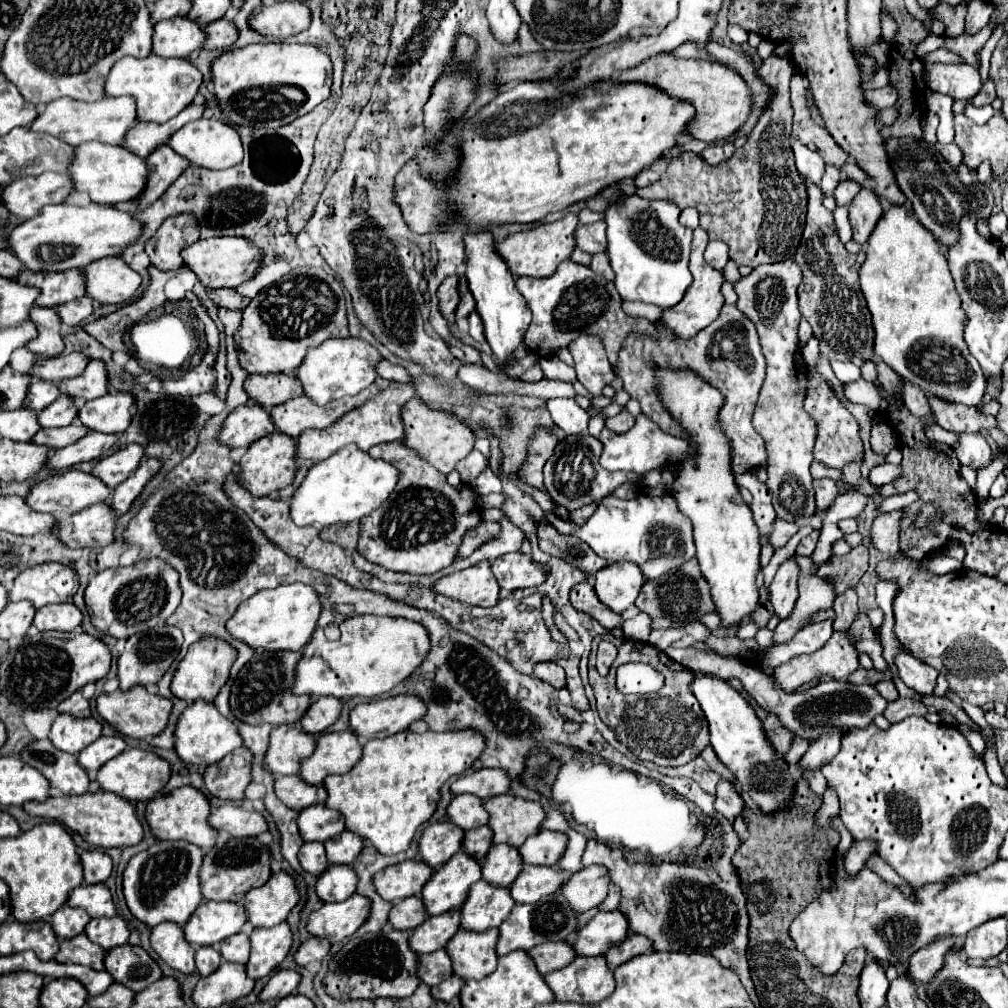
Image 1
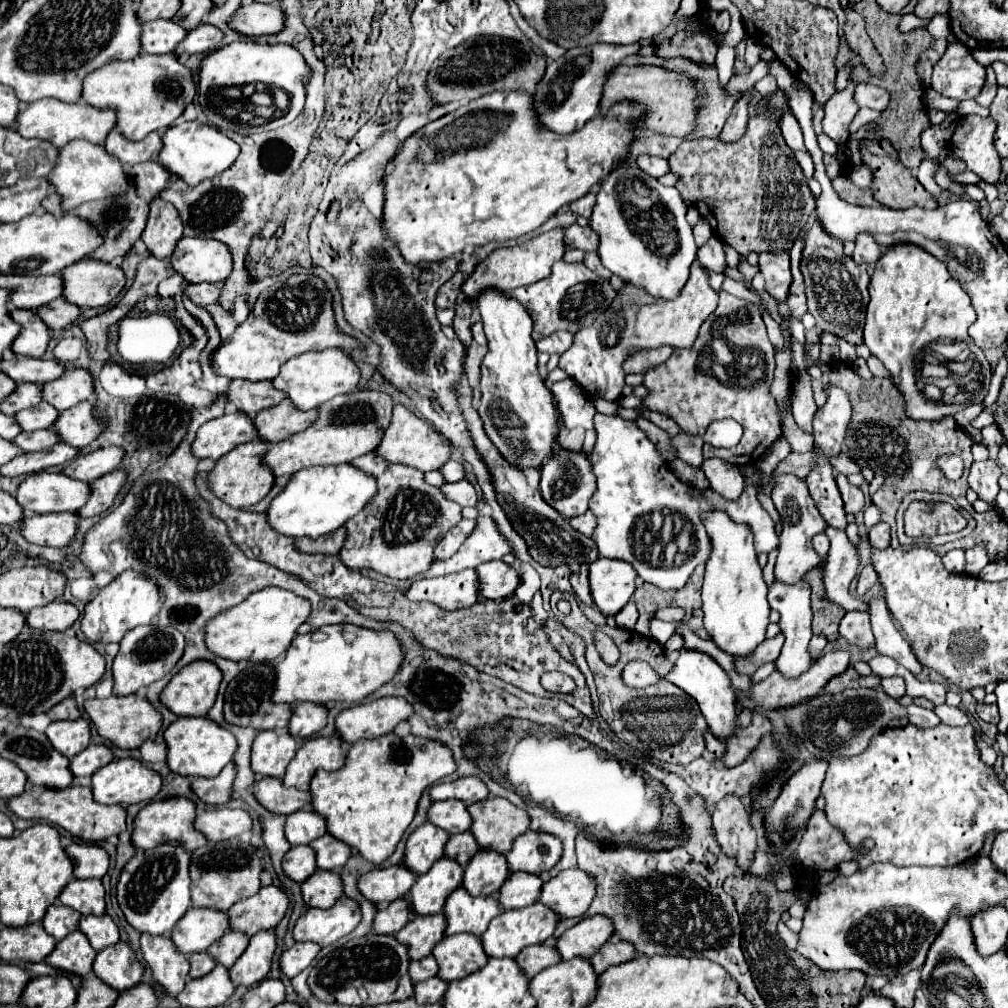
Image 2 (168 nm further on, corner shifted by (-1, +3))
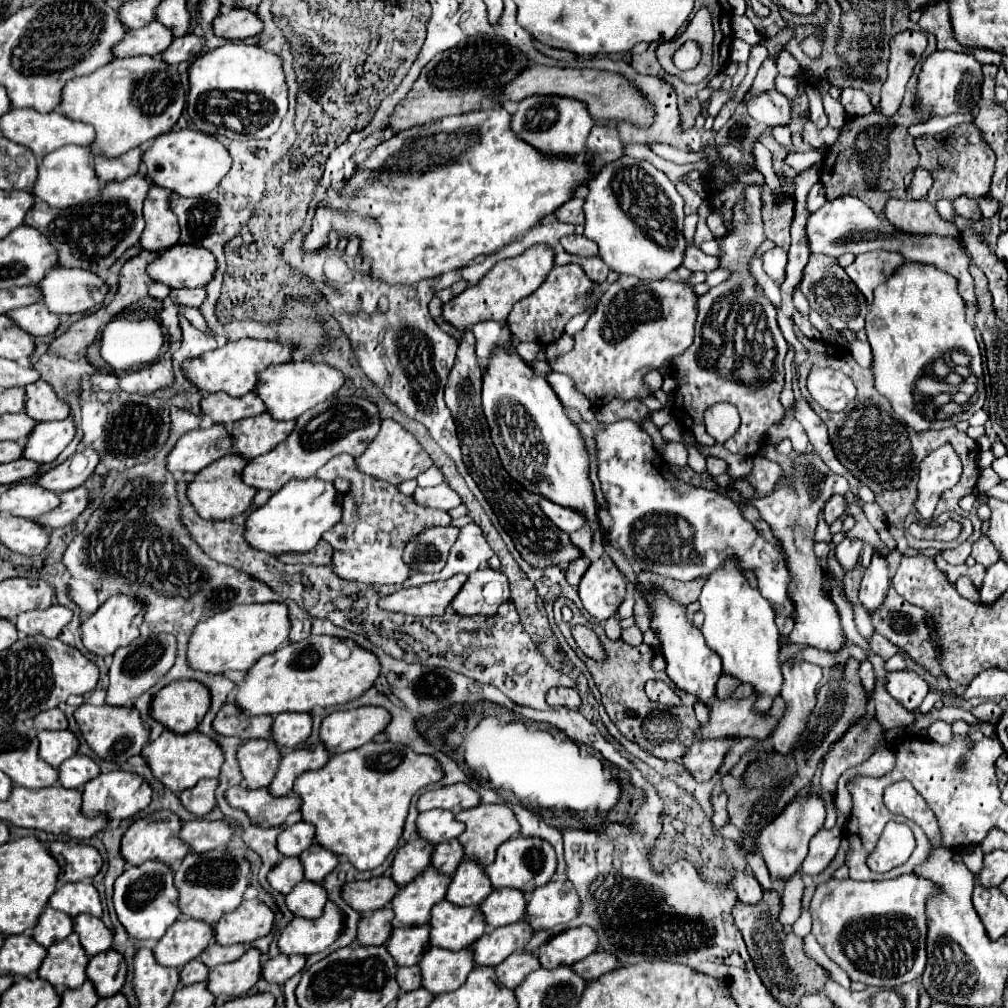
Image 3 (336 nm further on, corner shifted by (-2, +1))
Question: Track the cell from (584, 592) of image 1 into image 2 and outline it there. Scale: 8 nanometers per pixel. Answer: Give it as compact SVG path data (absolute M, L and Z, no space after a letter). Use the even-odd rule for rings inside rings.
M579 565L577 571L571 573L571 585L575 589L575 595L585 605L593 605L593 599L589 595L589 579L587 579L587 565Z

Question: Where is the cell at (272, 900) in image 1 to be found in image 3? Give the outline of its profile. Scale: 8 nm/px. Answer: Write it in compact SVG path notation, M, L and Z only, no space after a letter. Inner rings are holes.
M244 901L234 913L226 913L222 921L218 921L218 929L214 925L214 939L220 945L234 943L252 943L272 931L274 913L272 909L258 901Z

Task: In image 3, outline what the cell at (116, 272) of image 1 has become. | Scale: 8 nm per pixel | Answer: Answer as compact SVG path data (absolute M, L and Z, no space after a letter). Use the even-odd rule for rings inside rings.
M52 269L38 285L44 303L56 315L86 313L102 305L108 295L108 285L92 271L86 269Z

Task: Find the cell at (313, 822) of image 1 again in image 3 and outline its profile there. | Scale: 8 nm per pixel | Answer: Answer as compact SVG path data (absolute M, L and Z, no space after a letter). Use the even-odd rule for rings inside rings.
M298 821L292 827L286 827L278 835L278 851L282 855L300 855L314 843L314 825L306 821Z

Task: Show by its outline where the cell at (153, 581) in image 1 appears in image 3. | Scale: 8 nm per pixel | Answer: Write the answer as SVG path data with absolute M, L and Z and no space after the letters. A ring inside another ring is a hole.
M116 593L112 595L104 605L98 607L98 611L86 619L80 627L82 633L82 643L88 651L96 653L96 655L112 655L118 647L132 643L138 635L140 635L140 625L144 621L144 617L138 617L144 611L144 605L140 601L136 601L134 597L128 597L124 593Z

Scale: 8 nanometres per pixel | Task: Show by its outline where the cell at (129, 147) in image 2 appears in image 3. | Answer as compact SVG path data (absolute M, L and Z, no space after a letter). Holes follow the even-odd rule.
M138 147L138 149L130 149L130 153L124 153L122 157L104 157L104 155L96 155L94 157L94 169L98 171L98 177L100 181L108 183L108 181L114 181L114 179L126 179L134 173L140 171L140 165L142 165L142 155L144 151Z

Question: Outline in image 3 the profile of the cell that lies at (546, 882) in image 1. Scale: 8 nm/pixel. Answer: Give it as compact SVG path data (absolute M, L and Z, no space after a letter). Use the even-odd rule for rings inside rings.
M498 889L492 891L484 903L480 905L480 911L486 915L486 923L492 927L510 925L524 917L528 899L524 891L520 889Z

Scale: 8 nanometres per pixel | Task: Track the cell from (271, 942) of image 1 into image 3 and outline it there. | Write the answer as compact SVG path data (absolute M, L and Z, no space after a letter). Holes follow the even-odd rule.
M250 947L240 959L218 965L208 975L208 987L216 997L242 997L246 995L262 977L262 953Z

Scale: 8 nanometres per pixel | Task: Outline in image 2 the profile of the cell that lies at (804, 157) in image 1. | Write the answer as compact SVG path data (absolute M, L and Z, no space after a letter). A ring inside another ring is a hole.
M783 109L783 111L781 111L779 127L781 127L781 135L783 135L785 143L787 143L793 151L805 149L805 145L803 145L803 133L801 133L801 127L799 127L799 123L797 123L795 115L791 113L791 109Z

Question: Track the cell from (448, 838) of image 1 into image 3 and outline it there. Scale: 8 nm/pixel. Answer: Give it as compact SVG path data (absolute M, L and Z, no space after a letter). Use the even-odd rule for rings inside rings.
M422 837L408 841L404 847L396 851L392 863L392 879L404 887L406 883L414 881L426 867L430 867L434 853L434 845Z

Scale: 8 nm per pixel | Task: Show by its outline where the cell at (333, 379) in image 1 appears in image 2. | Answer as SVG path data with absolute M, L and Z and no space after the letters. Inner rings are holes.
M337 347L325 351L309 351L299 357L293 357L281 365L281 373L273 379L273 387L283 391L291 399L291 403L301 411L315 409L321 403L333 399L335 395L349 393L357 389L357 383L359 383L359 369L355 361Z

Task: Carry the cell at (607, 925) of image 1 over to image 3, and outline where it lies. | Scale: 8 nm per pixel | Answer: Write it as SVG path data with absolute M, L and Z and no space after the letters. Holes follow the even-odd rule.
M582 925L566 929L552 937L538 949L538 957L544 969L556 969L562 965L574 965L598 949L598 935L594 929Z

